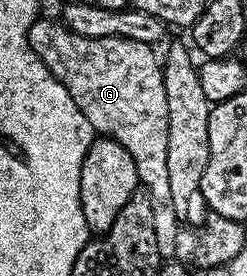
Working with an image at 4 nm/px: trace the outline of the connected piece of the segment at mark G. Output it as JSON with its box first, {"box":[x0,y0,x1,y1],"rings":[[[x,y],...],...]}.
{"box":[29,19,179,259],"rings":[[[39,19],[29,28],[29,46],[39,59],[67,87],[75,107],[87,115],[94,134],[109,137],[120,143],[135,163],[140,188],[151,199],[151,216],[155,218],[155,243],[159,243],[162,258],[169,259],[177,251],[177,230],[179,222],[175,206],[171,203],[171,187],[167,172],[167,91],[161,74],[163,65],[156,57],[154,46],[144,45],[135,39],[122,37],[88,37],[68,24]]]}

